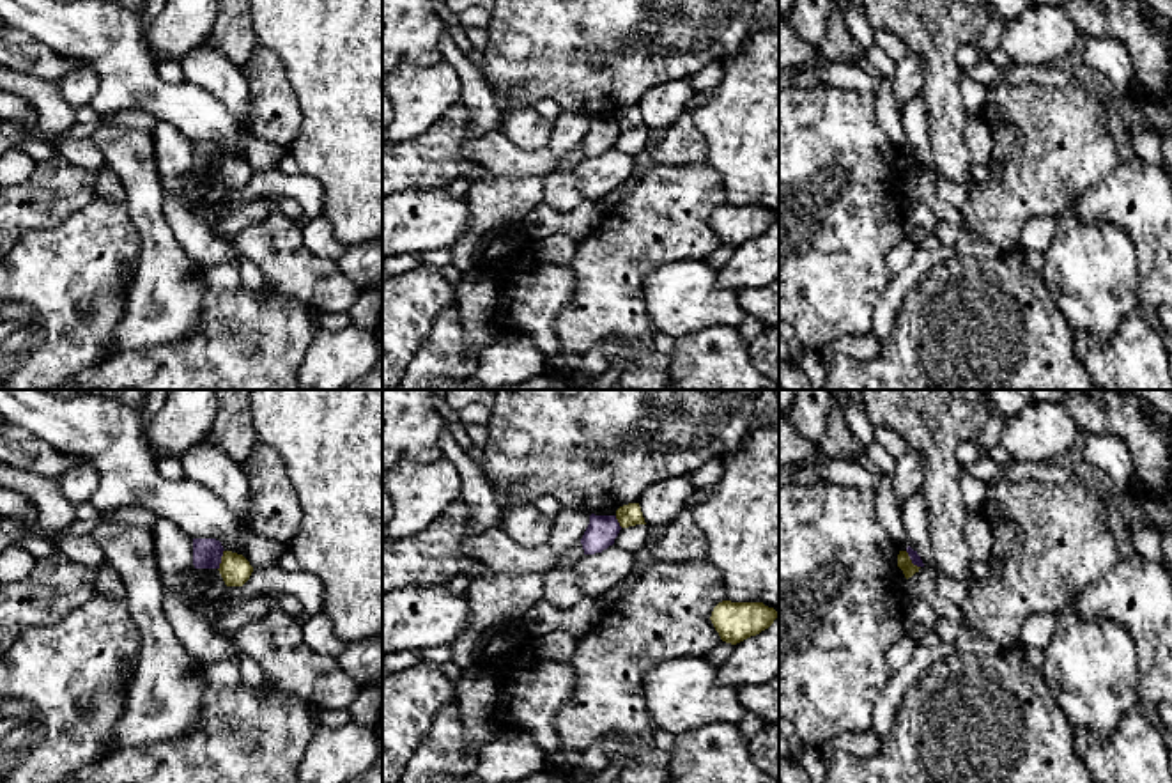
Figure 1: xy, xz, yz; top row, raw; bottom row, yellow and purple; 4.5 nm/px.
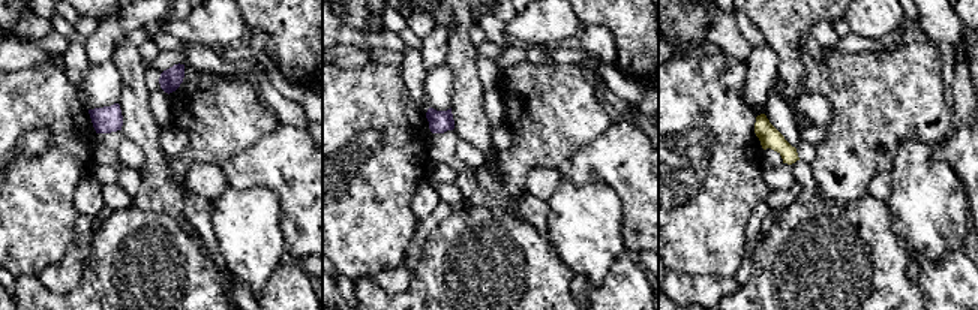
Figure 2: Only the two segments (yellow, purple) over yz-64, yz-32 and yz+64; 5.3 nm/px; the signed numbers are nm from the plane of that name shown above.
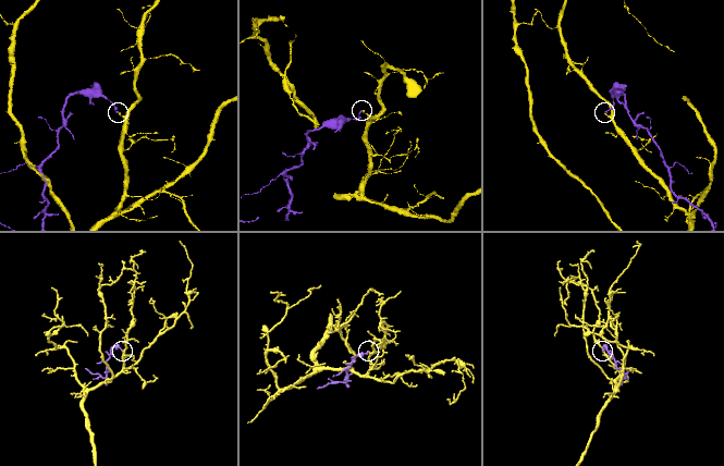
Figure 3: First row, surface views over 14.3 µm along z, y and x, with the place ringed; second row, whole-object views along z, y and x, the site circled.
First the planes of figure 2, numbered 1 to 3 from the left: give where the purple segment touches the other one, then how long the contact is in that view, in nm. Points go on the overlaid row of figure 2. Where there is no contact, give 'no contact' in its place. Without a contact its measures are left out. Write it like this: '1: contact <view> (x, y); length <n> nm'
1: no contact
2: no contact
3: no contact

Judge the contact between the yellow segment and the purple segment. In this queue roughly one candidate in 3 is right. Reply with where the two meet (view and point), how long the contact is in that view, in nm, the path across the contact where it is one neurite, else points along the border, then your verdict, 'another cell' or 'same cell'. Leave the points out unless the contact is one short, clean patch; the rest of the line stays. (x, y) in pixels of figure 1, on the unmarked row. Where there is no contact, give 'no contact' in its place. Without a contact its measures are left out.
meets yellow in xy at (222, 163); contact 100 nm long; border along xy (223, 153), (218, 172); another cell

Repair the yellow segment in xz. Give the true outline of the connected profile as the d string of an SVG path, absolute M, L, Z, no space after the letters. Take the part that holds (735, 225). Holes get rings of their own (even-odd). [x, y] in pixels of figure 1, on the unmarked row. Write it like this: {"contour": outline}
{"contour": "M722 204L712 214L712 227L721 243L736 248L768 232L779 216L763 205Z"}

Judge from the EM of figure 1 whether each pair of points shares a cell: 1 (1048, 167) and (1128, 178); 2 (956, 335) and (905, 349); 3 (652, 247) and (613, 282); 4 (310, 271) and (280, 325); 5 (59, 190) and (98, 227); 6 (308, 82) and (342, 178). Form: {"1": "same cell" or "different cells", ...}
{"1": "different cells", "2": "same cell", "3": "same cell", "4": "different cells", "5": "different cells", "6": "same cell"}

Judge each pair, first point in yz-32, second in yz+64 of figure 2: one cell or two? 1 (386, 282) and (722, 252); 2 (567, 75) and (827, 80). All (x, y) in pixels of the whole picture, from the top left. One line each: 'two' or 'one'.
1: two
2: one

